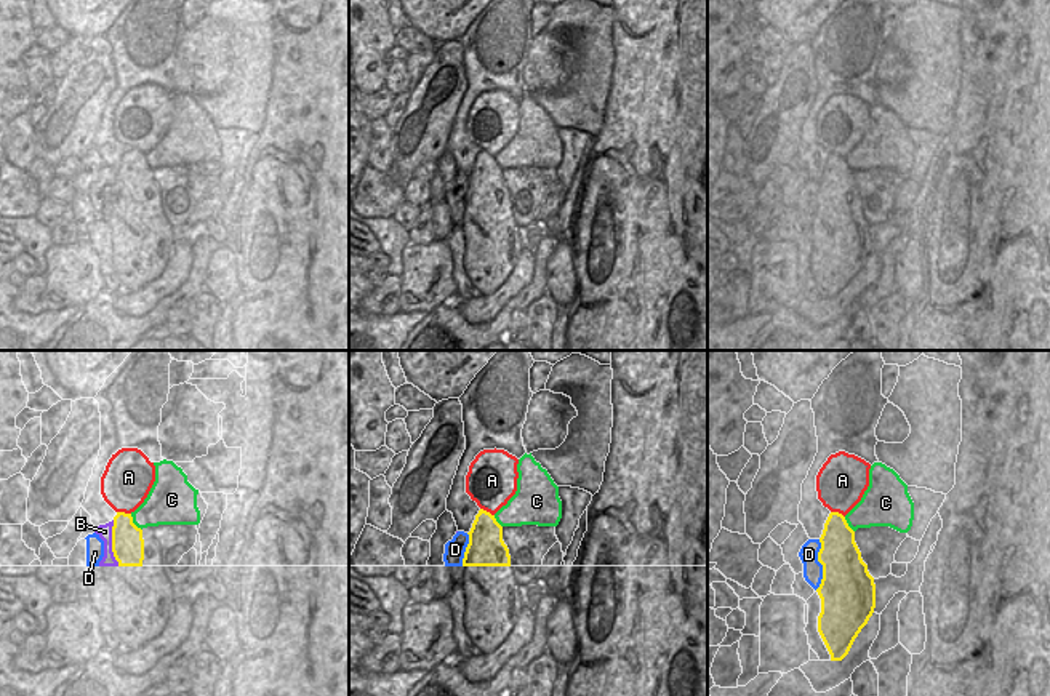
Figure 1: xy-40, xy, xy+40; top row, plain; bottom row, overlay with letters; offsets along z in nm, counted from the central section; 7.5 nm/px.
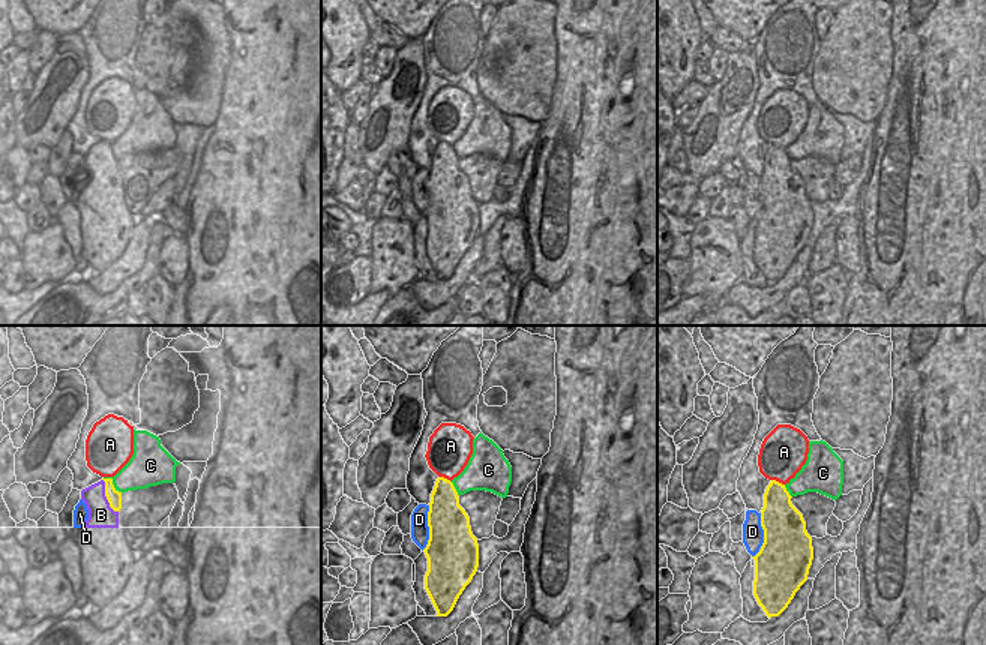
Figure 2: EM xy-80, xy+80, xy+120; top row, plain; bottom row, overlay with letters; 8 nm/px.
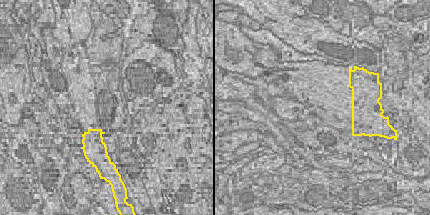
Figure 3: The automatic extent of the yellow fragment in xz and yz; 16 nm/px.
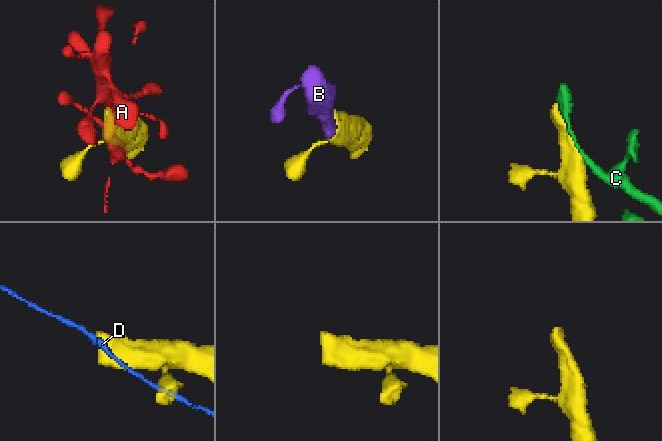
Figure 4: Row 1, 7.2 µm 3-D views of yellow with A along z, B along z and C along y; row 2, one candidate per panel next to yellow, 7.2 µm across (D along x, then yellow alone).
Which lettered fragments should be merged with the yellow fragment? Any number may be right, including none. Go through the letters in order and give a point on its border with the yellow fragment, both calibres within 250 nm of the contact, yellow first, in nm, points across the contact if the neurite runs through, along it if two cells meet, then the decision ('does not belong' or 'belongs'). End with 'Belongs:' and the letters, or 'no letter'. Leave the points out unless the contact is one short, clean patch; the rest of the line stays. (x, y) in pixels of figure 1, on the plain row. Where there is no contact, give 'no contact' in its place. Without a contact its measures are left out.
A: meets yellow in xy-40 at (124, 154); 240 nm thick on the yellow side, 380 nm on the other; does not belong
B: meets yellow in xy-40 at (112, 184); 240 nm thick on the yellow side, 110 nm on the other; runs through xy-40 (127, 181), (124, 184), (112, 184), (104, 173); belongs
C: meets yellow in xy-40 at (132, 164); 240 nm thick on the yellow side, 260 nm on the other; does not belong
D: meets yellow in xy+40 at (821, 205); 380 nm thick on the yellow side, 140 nm on the other; does not belong
Belongs: B

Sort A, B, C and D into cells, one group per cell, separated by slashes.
A / B / C / D

